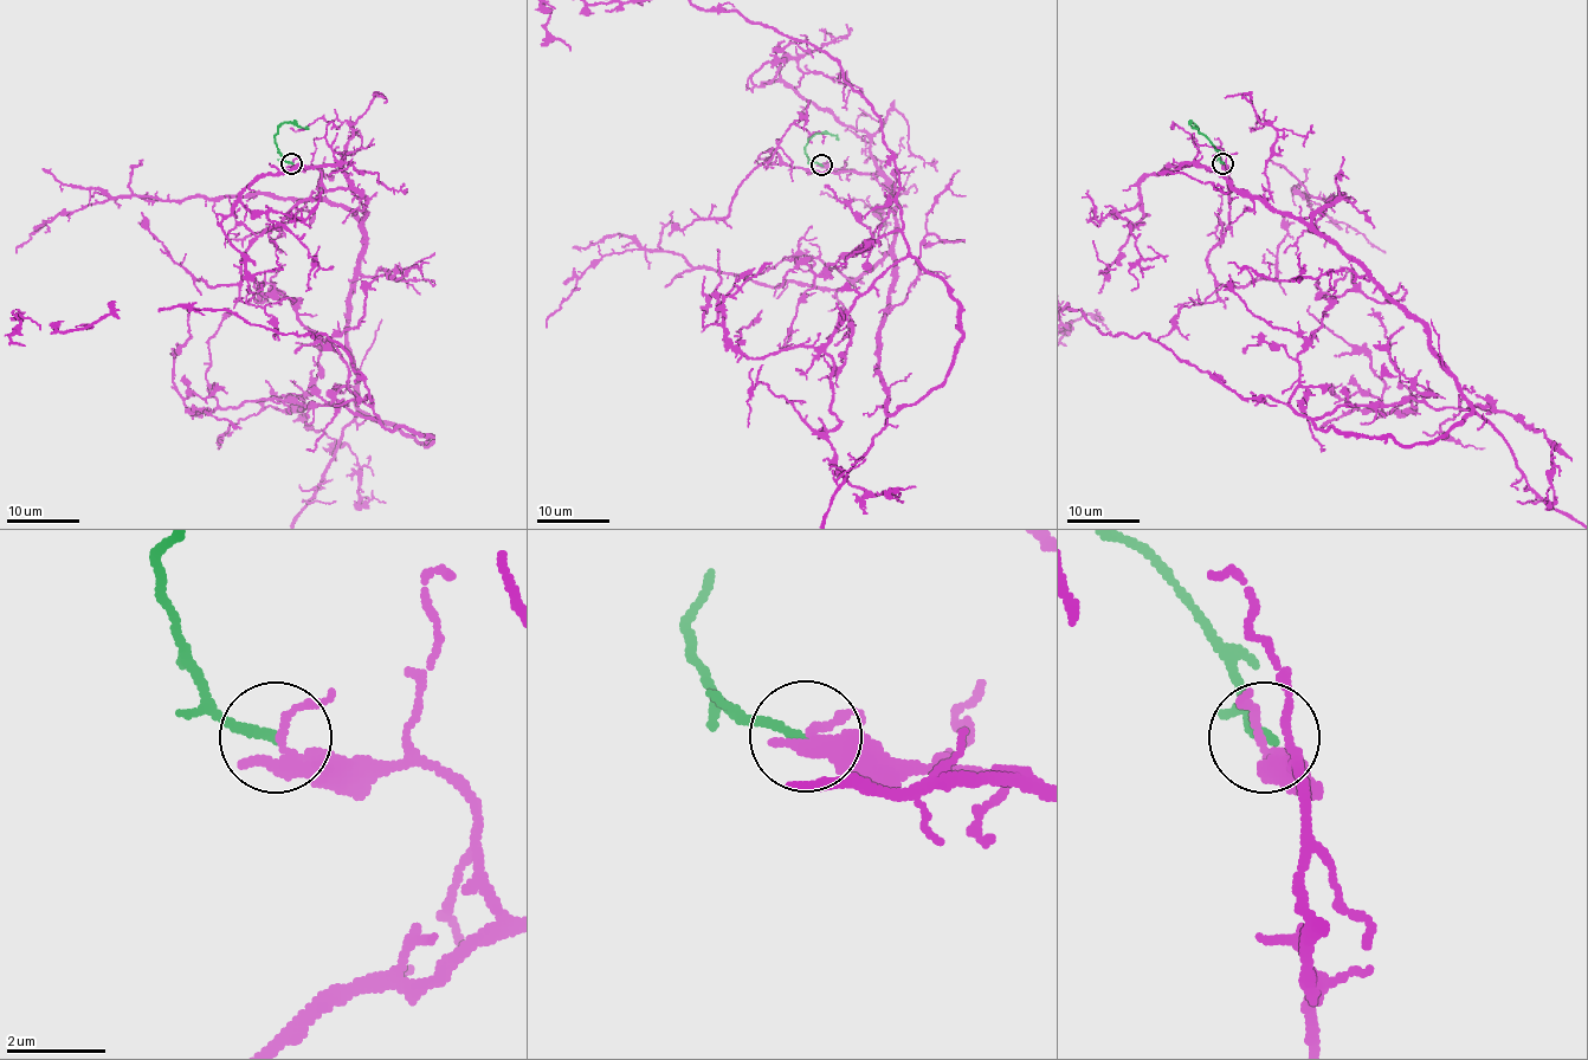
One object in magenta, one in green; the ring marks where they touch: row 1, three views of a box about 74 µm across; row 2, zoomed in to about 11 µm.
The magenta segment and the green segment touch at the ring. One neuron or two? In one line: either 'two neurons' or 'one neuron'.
two neurons

